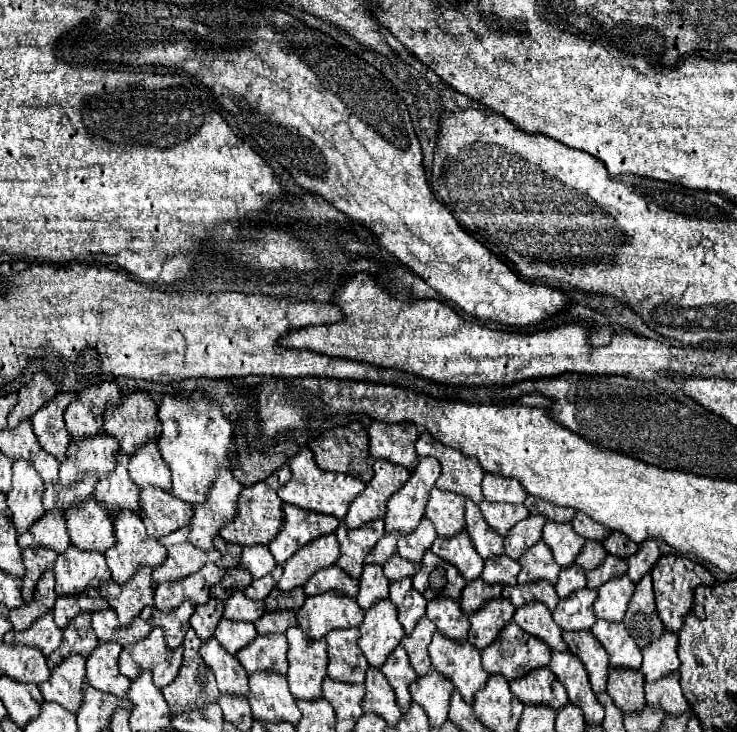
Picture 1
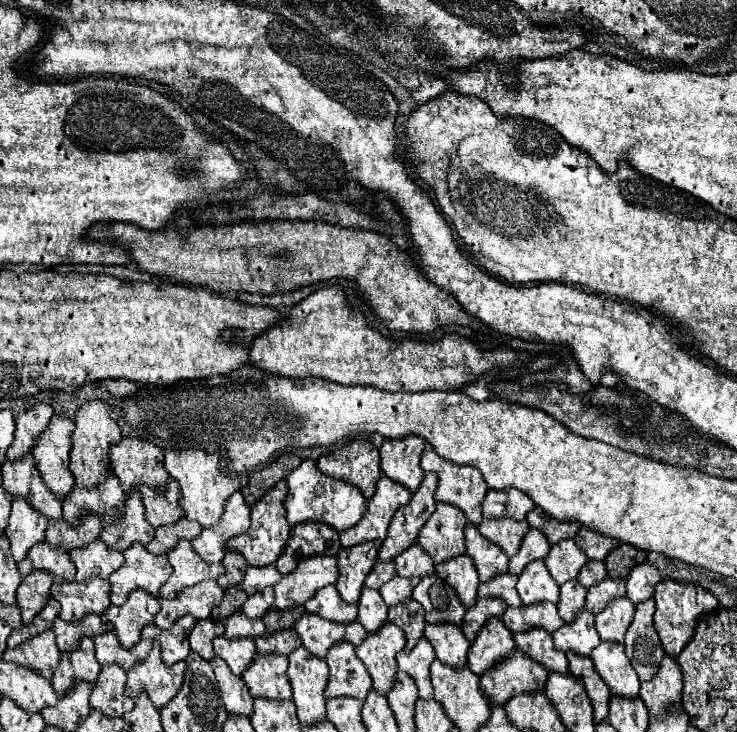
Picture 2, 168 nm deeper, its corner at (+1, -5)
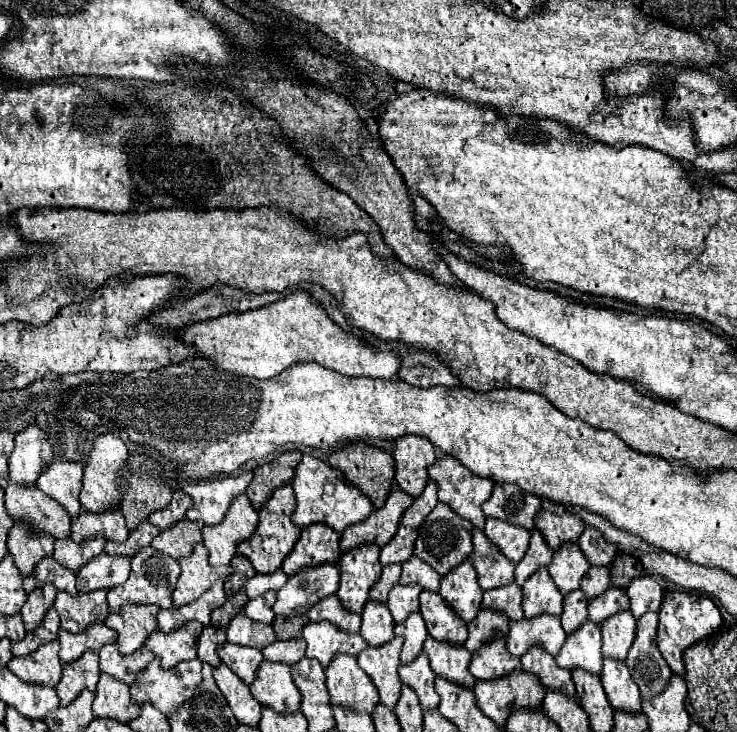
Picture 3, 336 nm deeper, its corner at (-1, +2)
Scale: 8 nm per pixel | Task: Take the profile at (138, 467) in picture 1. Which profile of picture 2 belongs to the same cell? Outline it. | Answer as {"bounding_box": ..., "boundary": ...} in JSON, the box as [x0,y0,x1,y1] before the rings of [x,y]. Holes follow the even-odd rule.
{"bounding_box":[137,478,185,528],"boundary":[[[175,478],[167,480],[167,484],[161,486],[161,488],[147,486],[147,484],[141,484],[137,488],[139,488],[141,496],[143,496],[143,504],[145,504],[145,510],[147,510],[145,518],[149,518],[149,524],[153,528],[173,524],[185,514],[181,510],[179,502],[177,502],[179,486],[177,486]]]}

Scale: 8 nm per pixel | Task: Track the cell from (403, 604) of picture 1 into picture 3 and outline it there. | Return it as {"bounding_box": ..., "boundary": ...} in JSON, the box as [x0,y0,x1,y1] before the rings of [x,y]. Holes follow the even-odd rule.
{"bounding_box":[395,613,427,665],"boundary":[[[419,613],[407,617],[403,623],[395,625],[395,635],[401,635],[405,639],[401,649],[401,663],[407,665],[415,661],[423,649],[423,641],[427,639],[427,627],[423,623],[423,617]]]}

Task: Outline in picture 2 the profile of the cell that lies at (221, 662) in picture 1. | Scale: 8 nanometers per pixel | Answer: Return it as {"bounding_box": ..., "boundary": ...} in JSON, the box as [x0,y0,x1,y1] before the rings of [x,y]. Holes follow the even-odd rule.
{"bounding_box":[211,658,253,716],"boundary":[[[213,658],[211,666],[215,670],[221,700],[225,704],[227,712],[229,714],[251,716],[253,714],[253,698],[249,694],[249,688],[245,686],[245,682],[239,676],[235,676],[229,670],[229,666],[225,666],[225,662],[221,662],[221,658]]]}

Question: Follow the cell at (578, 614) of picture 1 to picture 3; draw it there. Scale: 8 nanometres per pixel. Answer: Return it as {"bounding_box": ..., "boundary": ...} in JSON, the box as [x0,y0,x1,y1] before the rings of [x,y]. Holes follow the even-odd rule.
{"bounding_box":[555,623,603,675],"boundary":[[[583,623],[579,631],[567,635],[565,645],[561,647],[559,655],[555,657],[559,667],[573,671],[583,669],[593,675],[601,675],[603,669],[603,655],[601,655],[601,635],[599,625]]]}

